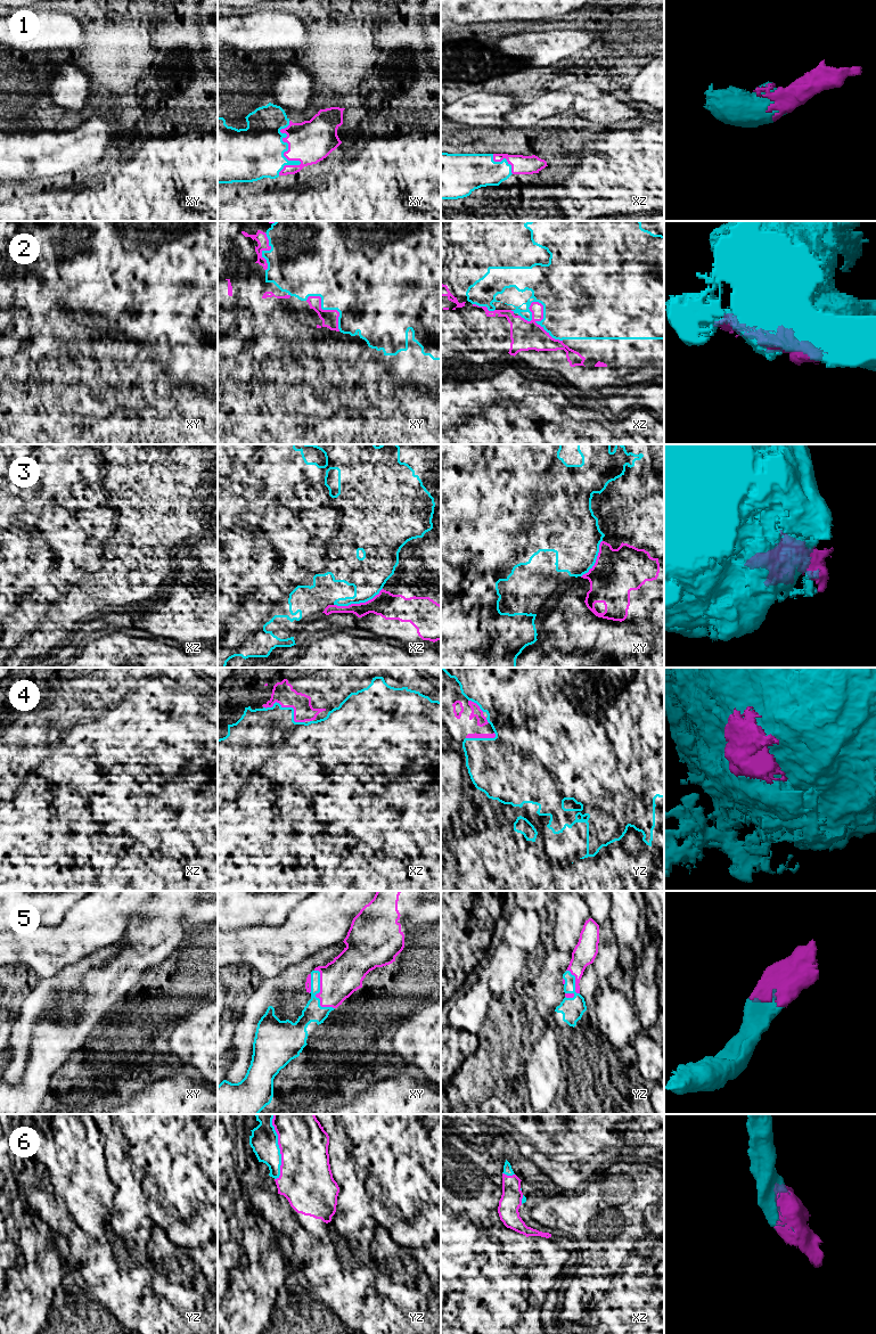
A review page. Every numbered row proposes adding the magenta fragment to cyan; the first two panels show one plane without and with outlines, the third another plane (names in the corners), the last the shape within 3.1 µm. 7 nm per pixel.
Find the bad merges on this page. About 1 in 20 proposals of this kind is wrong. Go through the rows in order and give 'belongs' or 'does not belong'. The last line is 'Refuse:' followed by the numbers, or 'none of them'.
1: belongs
2: belongs
3: belongs
4: belongs
5: belongs
6: belongs
Refuse: none of them

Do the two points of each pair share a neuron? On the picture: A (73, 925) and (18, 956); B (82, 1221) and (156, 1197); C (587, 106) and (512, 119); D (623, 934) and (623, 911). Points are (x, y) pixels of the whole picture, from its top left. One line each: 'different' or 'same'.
A: same
B: different
C: different
D: same

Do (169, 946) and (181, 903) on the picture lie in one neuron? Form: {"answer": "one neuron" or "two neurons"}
{"answer": "one neuron"}

